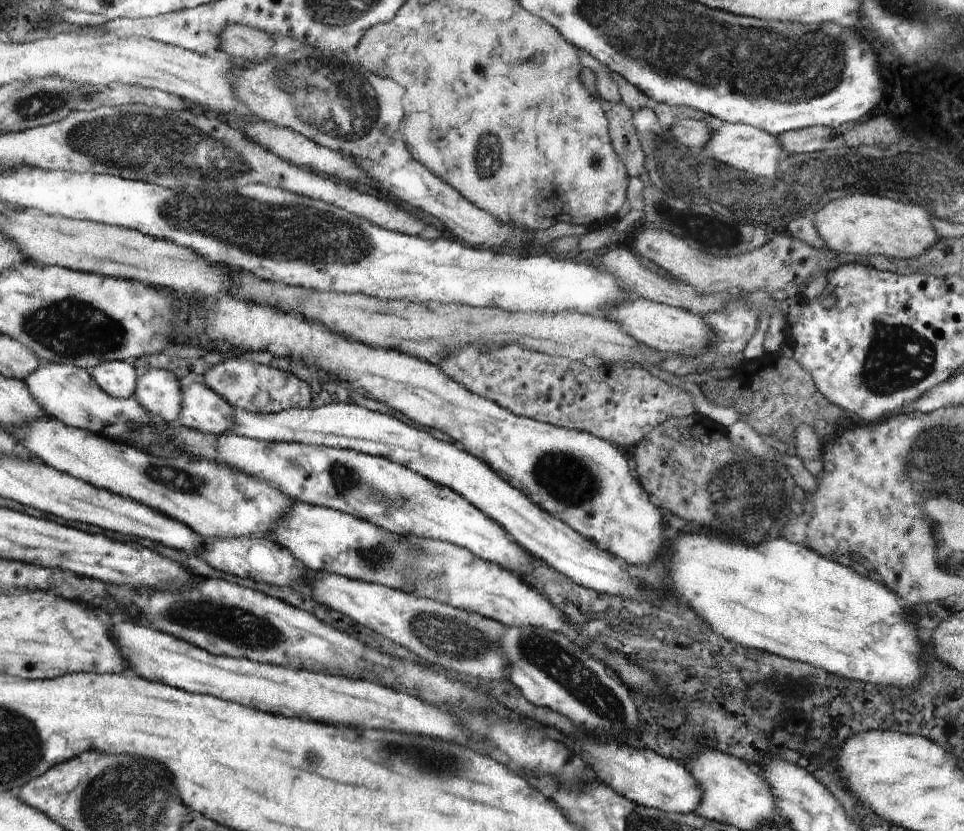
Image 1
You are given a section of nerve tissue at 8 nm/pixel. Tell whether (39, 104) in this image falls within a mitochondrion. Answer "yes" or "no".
yes

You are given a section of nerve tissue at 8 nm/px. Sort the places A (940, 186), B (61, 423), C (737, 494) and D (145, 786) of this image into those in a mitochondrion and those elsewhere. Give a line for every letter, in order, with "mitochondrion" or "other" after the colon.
A: mitochondrion
B: other
C: mitochondrion
D: mitochondrion

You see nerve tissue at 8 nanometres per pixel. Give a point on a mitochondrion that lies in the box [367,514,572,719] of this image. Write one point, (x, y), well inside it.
(444, 635)

